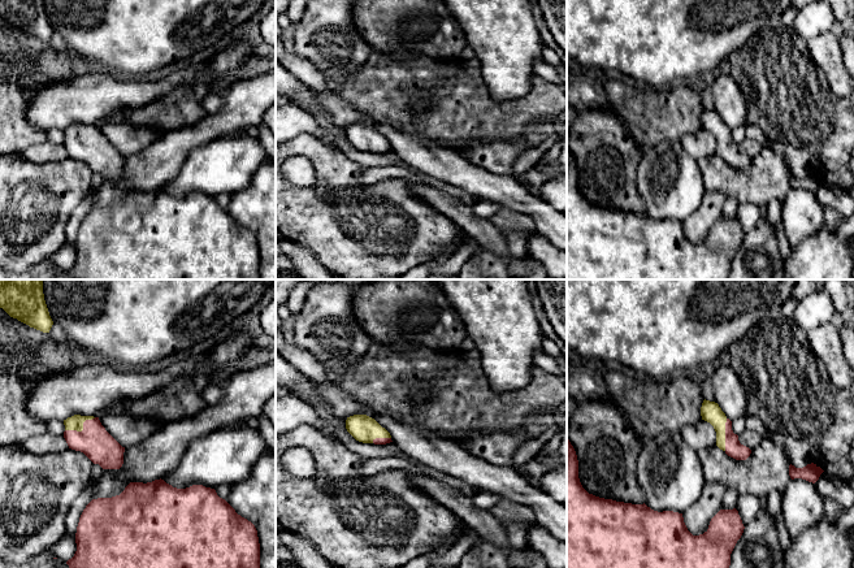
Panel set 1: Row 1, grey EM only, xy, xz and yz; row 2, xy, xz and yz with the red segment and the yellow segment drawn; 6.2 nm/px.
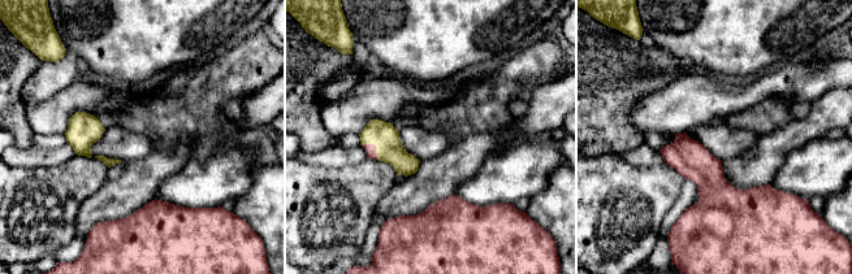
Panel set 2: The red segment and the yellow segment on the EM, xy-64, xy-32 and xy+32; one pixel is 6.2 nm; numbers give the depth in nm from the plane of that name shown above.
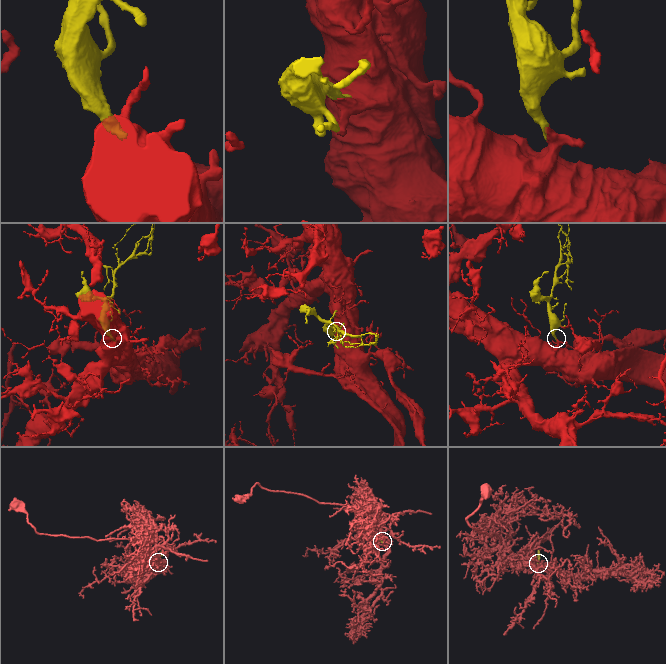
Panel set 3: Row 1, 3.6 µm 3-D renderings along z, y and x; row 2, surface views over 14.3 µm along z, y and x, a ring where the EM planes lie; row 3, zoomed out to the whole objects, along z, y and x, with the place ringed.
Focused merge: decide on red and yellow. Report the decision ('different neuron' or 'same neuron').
same neuron

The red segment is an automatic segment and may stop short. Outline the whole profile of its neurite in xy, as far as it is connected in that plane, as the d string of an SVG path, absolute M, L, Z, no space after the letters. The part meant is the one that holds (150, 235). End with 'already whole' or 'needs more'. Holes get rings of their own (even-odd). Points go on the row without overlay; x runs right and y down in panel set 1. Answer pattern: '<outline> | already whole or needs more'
M161 187L147 192L130 191L120 204L92 208L79 226L75 252L74 265L66 270L71 279L260 279L260 252L257 239L251 230L238 224L214 198L203 194L177 198Z | already whole

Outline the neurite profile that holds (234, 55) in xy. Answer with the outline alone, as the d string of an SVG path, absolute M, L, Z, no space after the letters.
M239 40L220 49L211 60L205 61L213 74L226 74L239 68L246 60L259 56L248 40Z

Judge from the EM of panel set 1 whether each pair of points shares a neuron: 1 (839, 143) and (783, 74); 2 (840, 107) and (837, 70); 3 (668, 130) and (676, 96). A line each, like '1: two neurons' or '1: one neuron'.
1: one neuron
2: two neurons
3: one neuron

